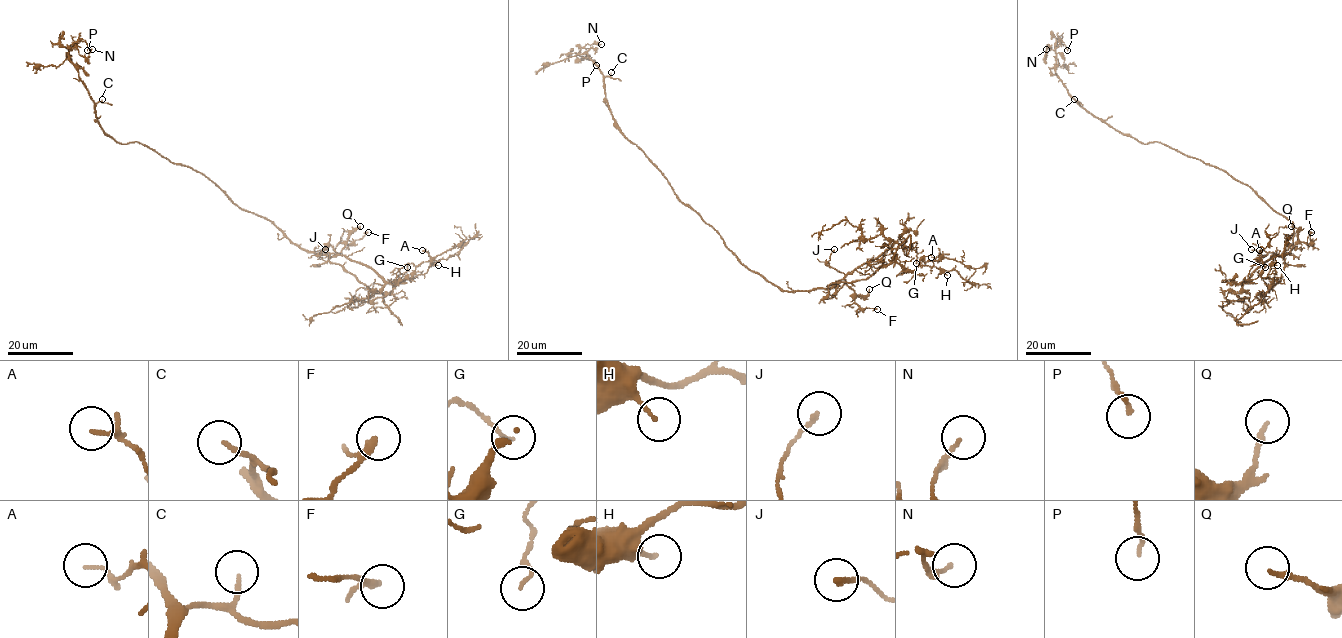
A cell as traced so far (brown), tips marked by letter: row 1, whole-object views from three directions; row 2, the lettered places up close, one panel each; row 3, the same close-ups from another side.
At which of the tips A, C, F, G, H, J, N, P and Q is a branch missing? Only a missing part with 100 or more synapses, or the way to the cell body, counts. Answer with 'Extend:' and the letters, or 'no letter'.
Extend: no letter

